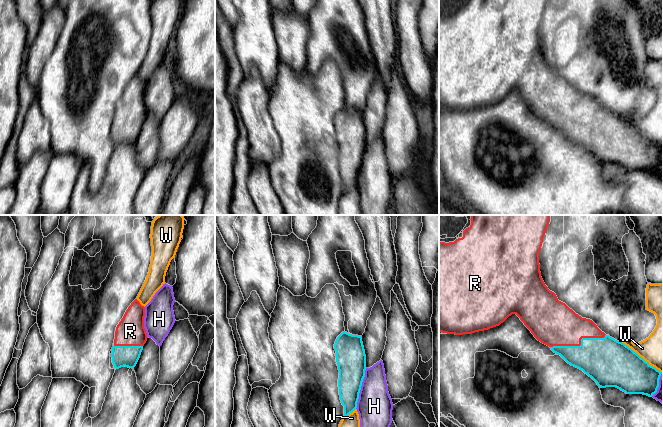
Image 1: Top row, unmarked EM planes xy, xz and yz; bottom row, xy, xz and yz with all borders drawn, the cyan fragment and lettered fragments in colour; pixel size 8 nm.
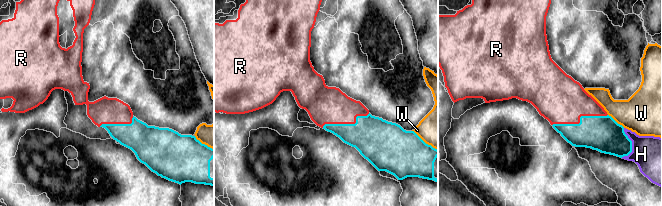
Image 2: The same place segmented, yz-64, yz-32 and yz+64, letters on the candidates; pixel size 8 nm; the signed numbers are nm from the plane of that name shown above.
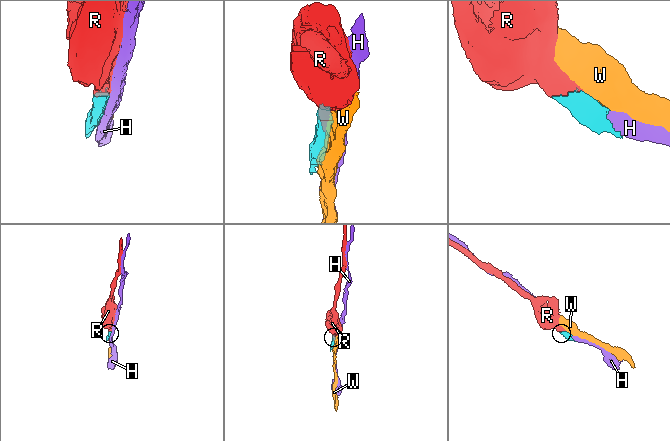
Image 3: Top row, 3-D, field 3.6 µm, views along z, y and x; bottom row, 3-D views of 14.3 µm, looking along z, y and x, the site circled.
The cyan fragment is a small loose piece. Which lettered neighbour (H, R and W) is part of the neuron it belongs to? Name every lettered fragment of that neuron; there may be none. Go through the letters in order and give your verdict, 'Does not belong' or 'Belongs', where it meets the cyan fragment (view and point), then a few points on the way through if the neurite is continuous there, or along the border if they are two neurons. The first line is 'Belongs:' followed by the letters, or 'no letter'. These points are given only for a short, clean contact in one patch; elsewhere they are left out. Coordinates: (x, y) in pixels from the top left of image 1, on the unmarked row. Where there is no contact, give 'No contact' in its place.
Belongs: R
H: Does not belong. Touches cyan at xz (360, 164)
R: Belongs. Touches cyan at yz (581, 120)
W: Does not belong. Touches cyan at yz (642, 134)

